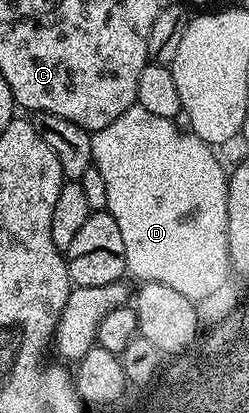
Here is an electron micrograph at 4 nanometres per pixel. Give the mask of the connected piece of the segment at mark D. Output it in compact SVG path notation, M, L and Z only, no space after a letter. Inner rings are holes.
M139 107L128 108L111 126L103 126L103 130L92 133L93 138L93 167L103 174L103 183L107 186L107 210L115 218L119 231L123 233L123 254L125 255L125 267L128 275L138 276L138 281L163 282L163 286L171 286L171 290L179 290L188 300L202 302L221 283L230 273L231 265L229 263L229 247L227 246L227 190L229 189L229 177L227 168L217 161L217 156L210 145L205 144L191 130L180 128L180 123L159 118L156 114L151 114L147 110Z

